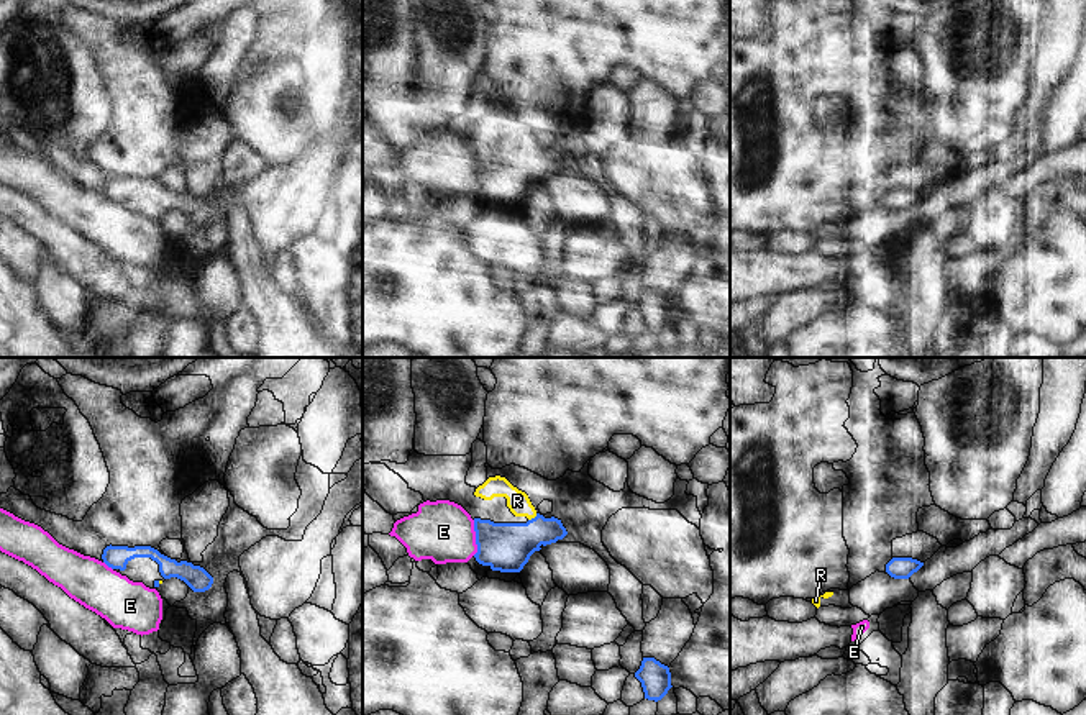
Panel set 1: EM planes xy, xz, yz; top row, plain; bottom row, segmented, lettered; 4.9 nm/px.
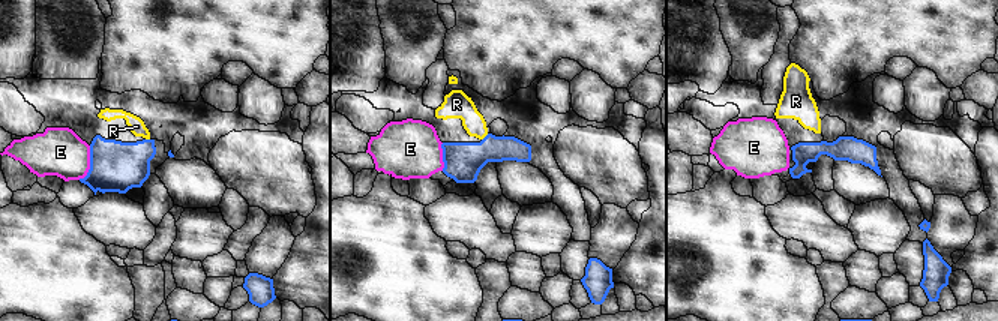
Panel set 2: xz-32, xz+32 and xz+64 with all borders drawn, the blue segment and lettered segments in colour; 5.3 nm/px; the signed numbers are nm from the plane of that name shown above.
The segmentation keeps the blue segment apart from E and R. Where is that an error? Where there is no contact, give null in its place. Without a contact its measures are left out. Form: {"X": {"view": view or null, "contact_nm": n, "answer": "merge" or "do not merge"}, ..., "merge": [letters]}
{"E": {"view": "xz", "contact_nm": 180, "answer": "do not merge"}, "R": {"view": "xz", "contact_nm": 60, "answer": "merge"}, "merge": ["R"]}

